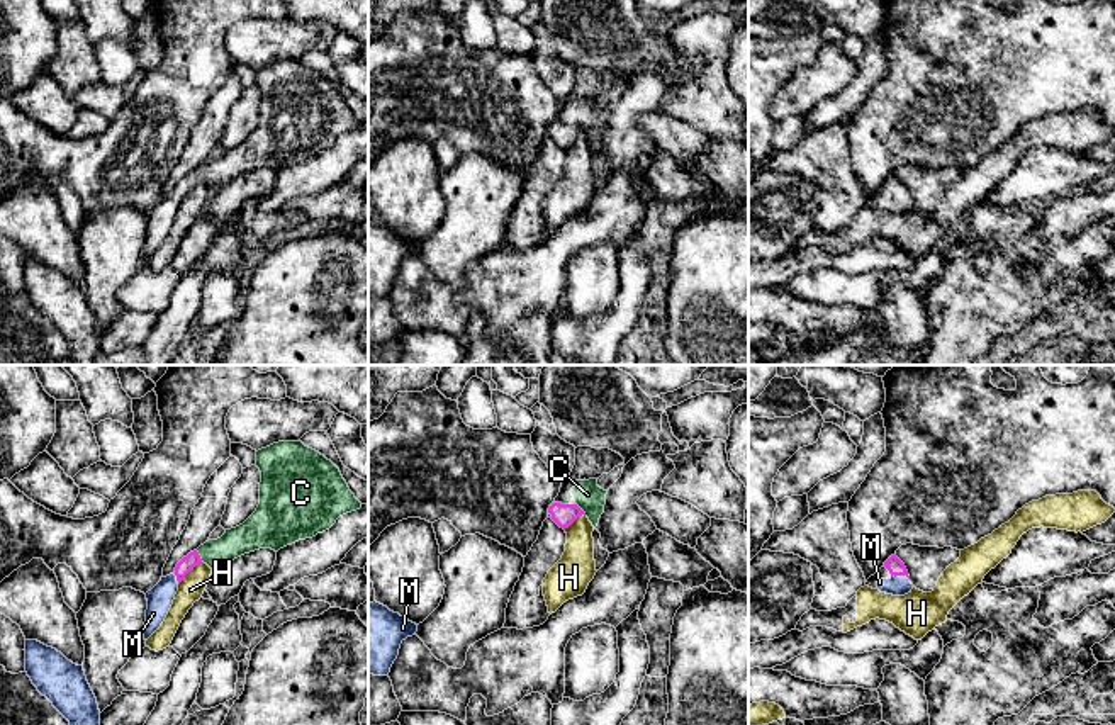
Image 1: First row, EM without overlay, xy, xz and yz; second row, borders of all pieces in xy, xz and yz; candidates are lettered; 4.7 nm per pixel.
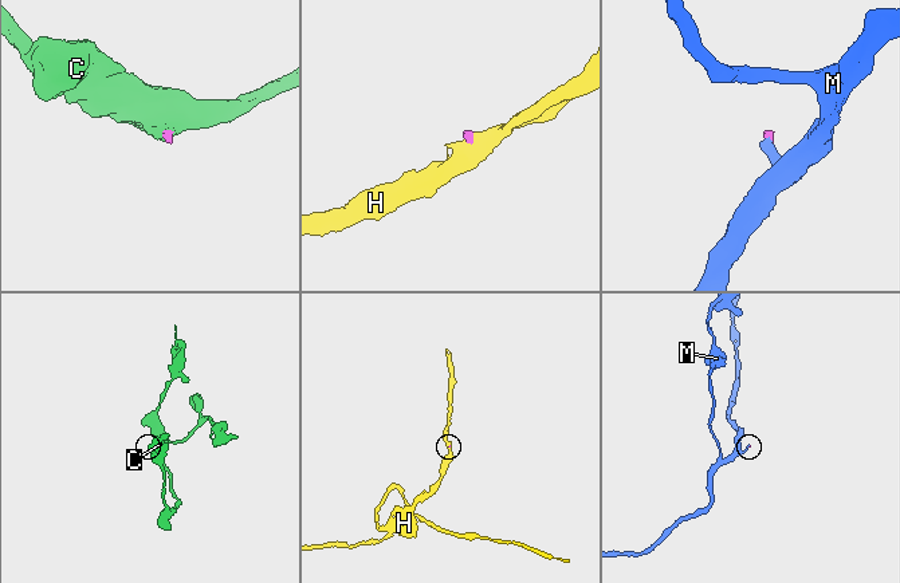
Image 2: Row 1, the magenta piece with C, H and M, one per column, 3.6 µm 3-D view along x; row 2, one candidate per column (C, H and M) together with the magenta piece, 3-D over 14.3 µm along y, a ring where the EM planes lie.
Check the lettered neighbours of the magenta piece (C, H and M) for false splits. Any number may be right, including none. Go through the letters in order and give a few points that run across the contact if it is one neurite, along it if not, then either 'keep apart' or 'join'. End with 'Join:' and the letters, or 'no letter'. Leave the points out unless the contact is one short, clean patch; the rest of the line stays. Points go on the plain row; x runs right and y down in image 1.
C: line xy (192, 179), (199, 177), (219, 172), (246, 157); join
H: line xy (202, 182), (179, 204); keep apart
M: line yz (893, 184), (900, 194), (898, 206); join
Join: C, M

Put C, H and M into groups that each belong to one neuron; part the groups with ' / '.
C M / H

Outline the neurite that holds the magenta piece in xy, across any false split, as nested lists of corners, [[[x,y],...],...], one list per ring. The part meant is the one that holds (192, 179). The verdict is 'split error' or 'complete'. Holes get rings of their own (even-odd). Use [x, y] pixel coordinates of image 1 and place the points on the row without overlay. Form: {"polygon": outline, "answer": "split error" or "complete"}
{"polygon": [[[278,61],[258,70],[256,87],[261,92],[260,124],[256,131],[243,144],[226,149],[221,158],[209,160],[190,171],[176,183],[173,194],[161,197],[161,200],[146,212],[144,260],[161,246],[173,224],[178,204],[195,185],[207,183],[214,190],[260,168],[278,171],[287,165],[329,149],[339,136],[361,127],[361,122],[350,110],[339,88],[302,61]]], "answer": "split error"}

